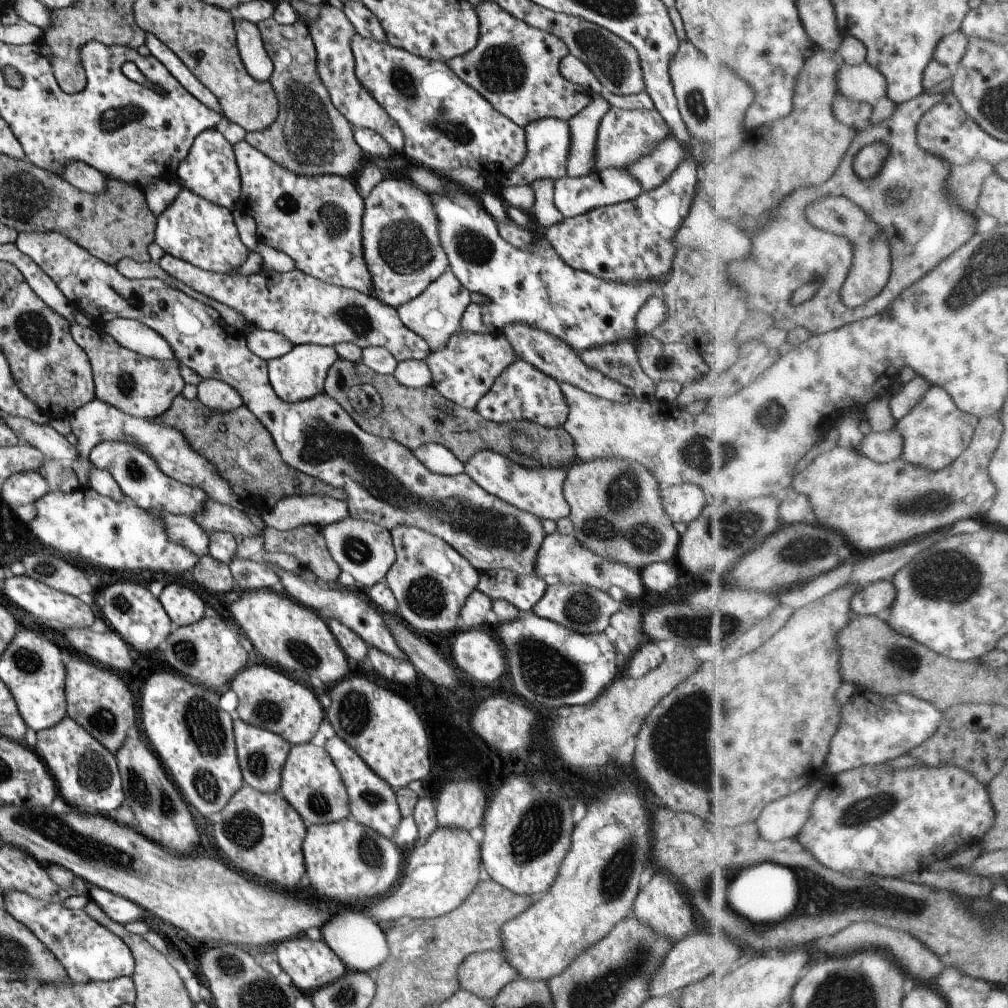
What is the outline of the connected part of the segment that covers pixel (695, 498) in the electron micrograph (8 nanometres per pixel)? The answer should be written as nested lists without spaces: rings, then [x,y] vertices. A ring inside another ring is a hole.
[[[690,483],[679,484],[661,489],[661,505],[670,520],[688,524],[690,520],[698,518],[702,509],[710,502],[704,496],[702,488]]]

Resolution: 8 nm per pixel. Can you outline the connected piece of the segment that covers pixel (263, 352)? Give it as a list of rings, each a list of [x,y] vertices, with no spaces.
[[[254,329],[245,336],[247,347],[265,361],[271,361],[288,354],[293,344],[280,333]]]

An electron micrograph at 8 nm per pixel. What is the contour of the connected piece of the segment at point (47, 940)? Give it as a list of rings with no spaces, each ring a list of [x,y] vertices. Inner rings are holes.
[[[18,891],[4,896],[4,904],[8,913],[52,951],[67,970],[72,982],[82,985],[132,976],[135,960],[131,949],[118,935],[90,918],[84,909],[68,910],[61,903],[47,903]]]

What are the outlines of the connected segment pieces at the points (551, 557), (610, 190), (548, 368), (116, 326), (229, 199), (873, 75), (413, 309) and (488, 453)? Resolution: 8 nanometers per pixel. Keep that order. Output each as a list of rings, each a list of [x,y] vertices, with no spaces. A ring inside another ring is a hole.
[[[552,533],[546,535],[534,561],[533,574],[543,578],[548,585],[558,581],[575,585],[593,586],[595,589],[608,592],[612,586],[618,586],[625,594],[625,600],[639,600],[646,592],[640,570],[631,569],[626,565],[619,565],[599,554],[590,552],[586,547],[582,547],[572,535],[559,535]]]
[[[604,169],[582,177],[560,177],[555,180],[554,204],[564,217],[587,214],[591,210],[638,198],[643,193],[640,181],[626,169]]]
[[[518,321],[504,325],[503,333],[509,340],[511,347],[514,347],[519,360],[531,362],[531,365],[540,369],[542,373],[555,378],[560,386],[572,384],[572,386],[580,387],[590,394],[621,403],[632,400],[632,394],[628,396],[630,389],[627,386],[613,381],[599,370],[585,365],[581,361],[580,355],[565,340],[551,335],[548,331]]]
[[[115,318],[100,328],[120,346],[148,358],[169,361],[175,358],[172,348],[160,334],[132,319]]]
[[[220,127],[204,129],[192,143],[188,154],[178,163],[177,180],[182,189],[208,199],[210,202],[225,206],[234,211],[241,193],[239,168],[231,142],[220,132]]]
[[[842,54],[839,61],[838,85],[840,94],[850,100],[871,103],[875,107],[884,97],[889,96],[889,80],[887,76],[867,60],[853,65],[845,60]]]
[[[448,269],[438,277],[420,296],[397,306],[395,309],[400,320],[410,330],[418,333],[432,349],[438,350],[447,345],[448,339],[461,328],[461,320],[467,306],[471,303],[470,291]]]
[[[477,450],[466,462],[464,472],[486,492],[500,498],[504,502],[537,516],[541,521],[557,521],[563,519],[567,511],[563,496],[563,482],[570,465],[559,467],[527,467],[511,461],[495,450]]]

